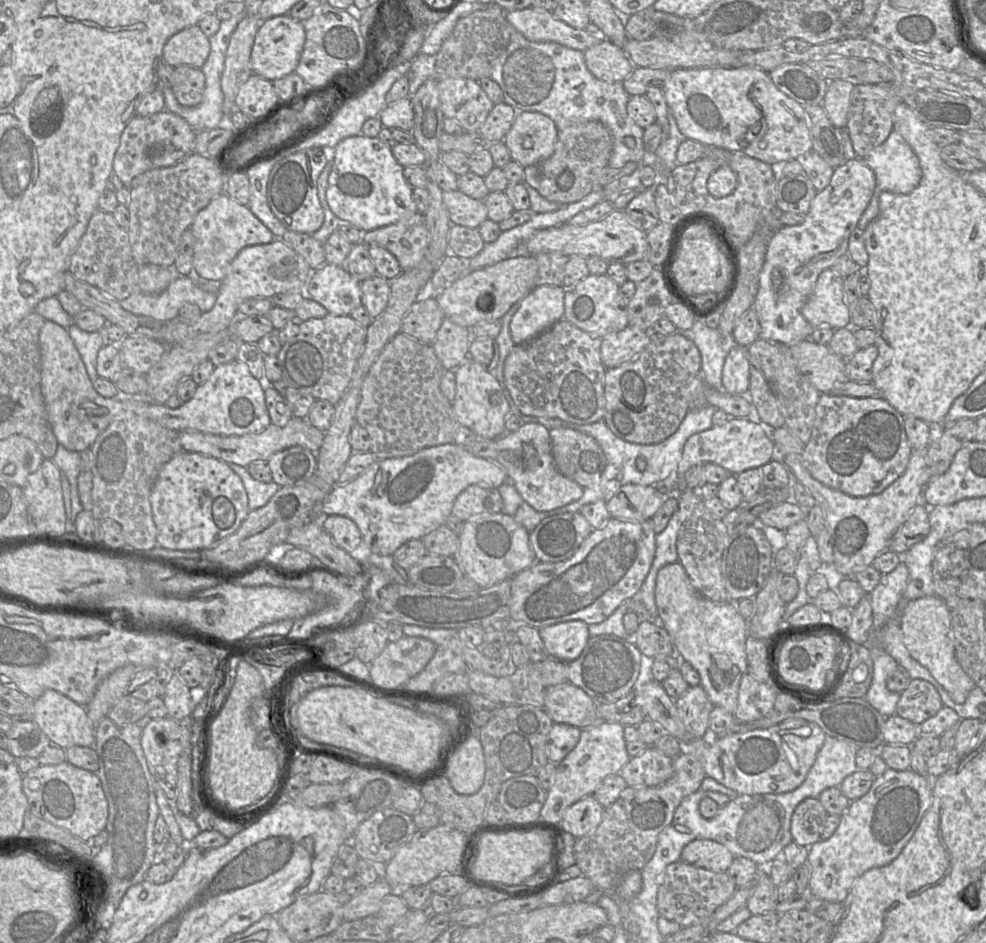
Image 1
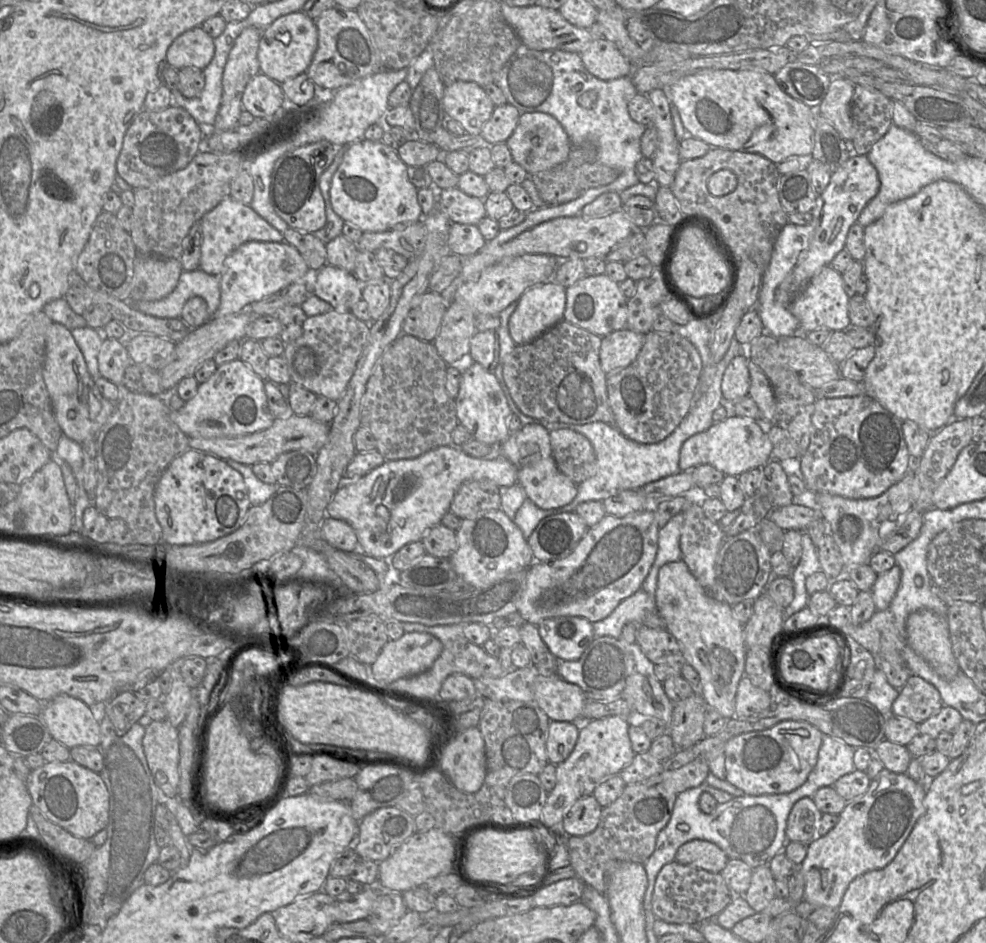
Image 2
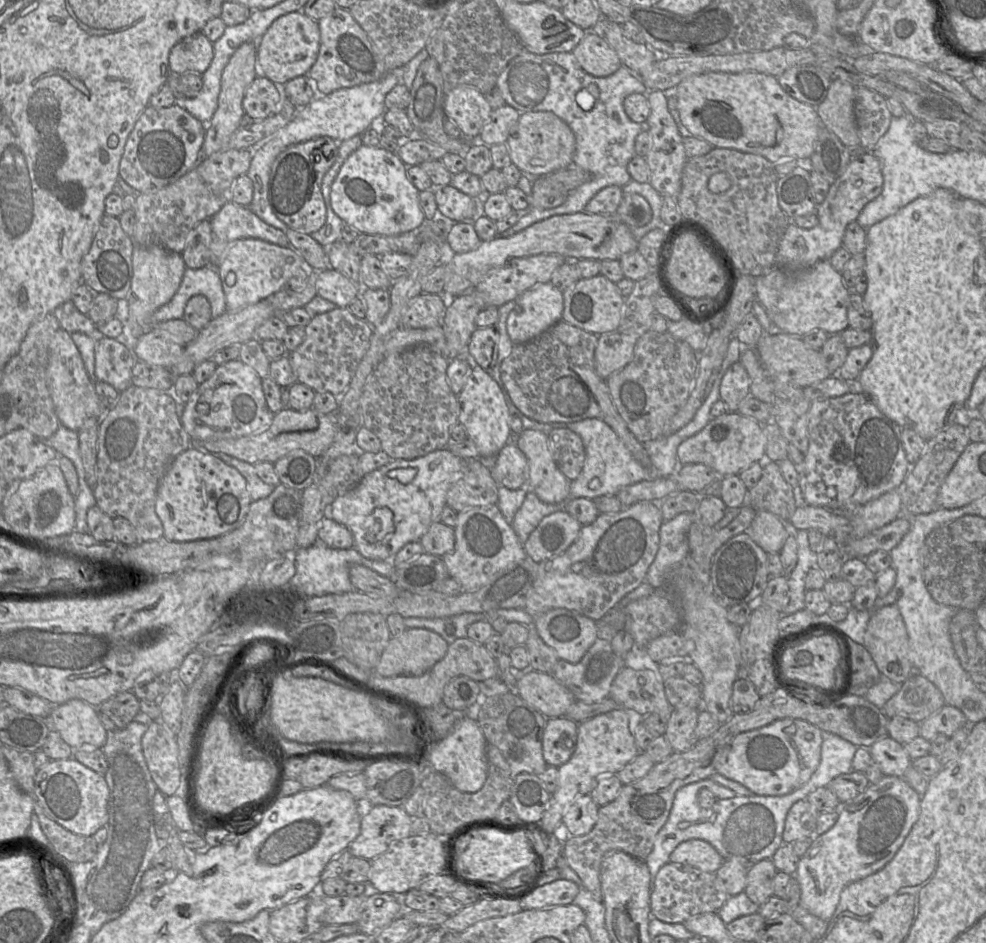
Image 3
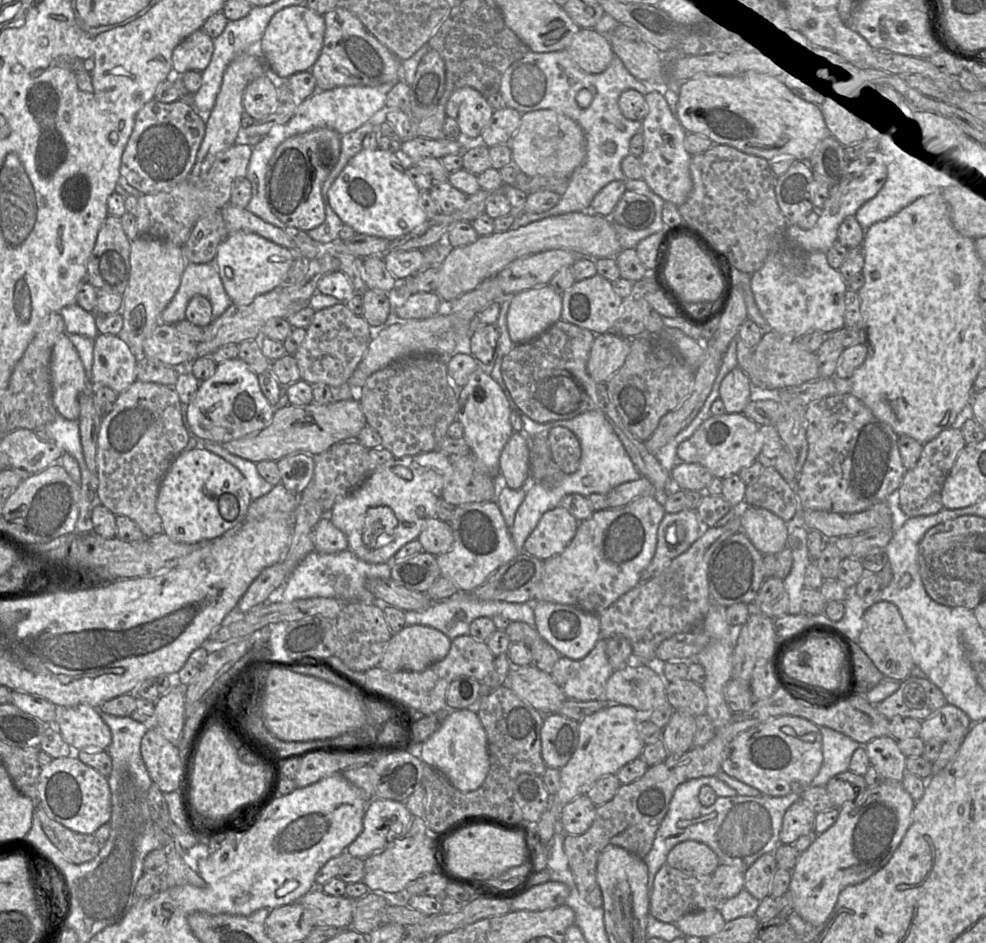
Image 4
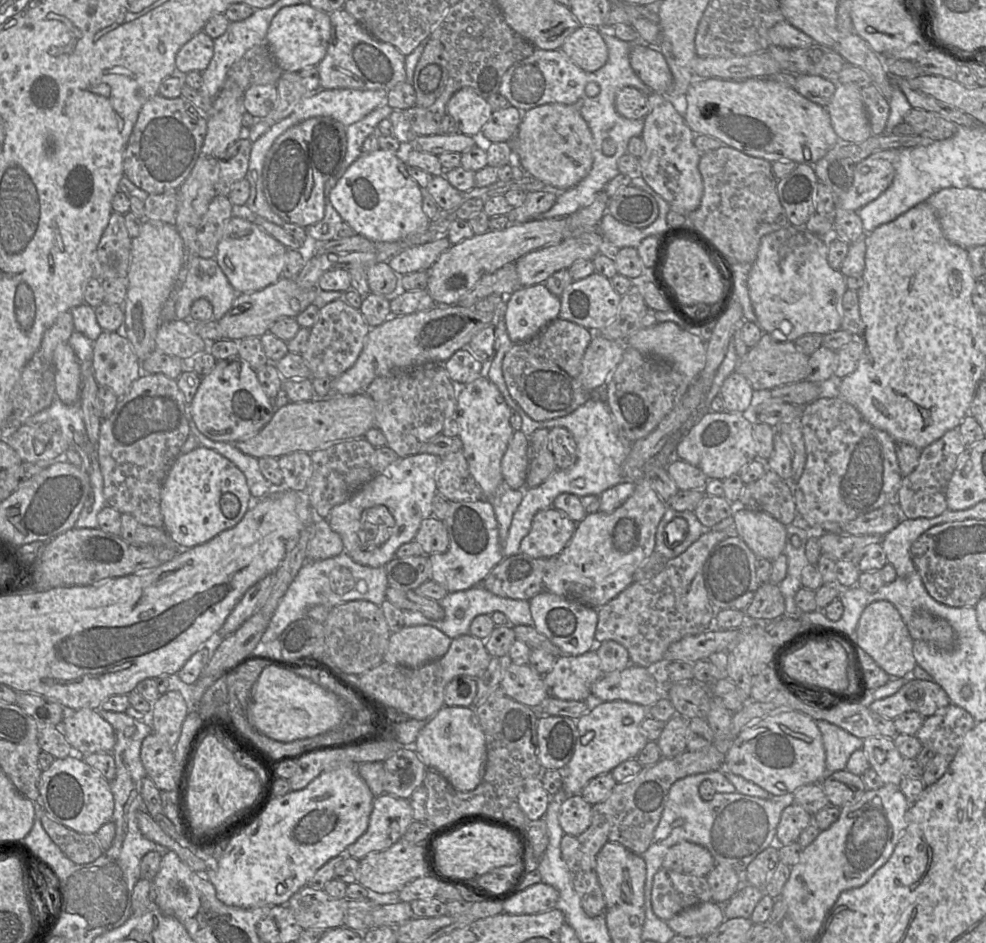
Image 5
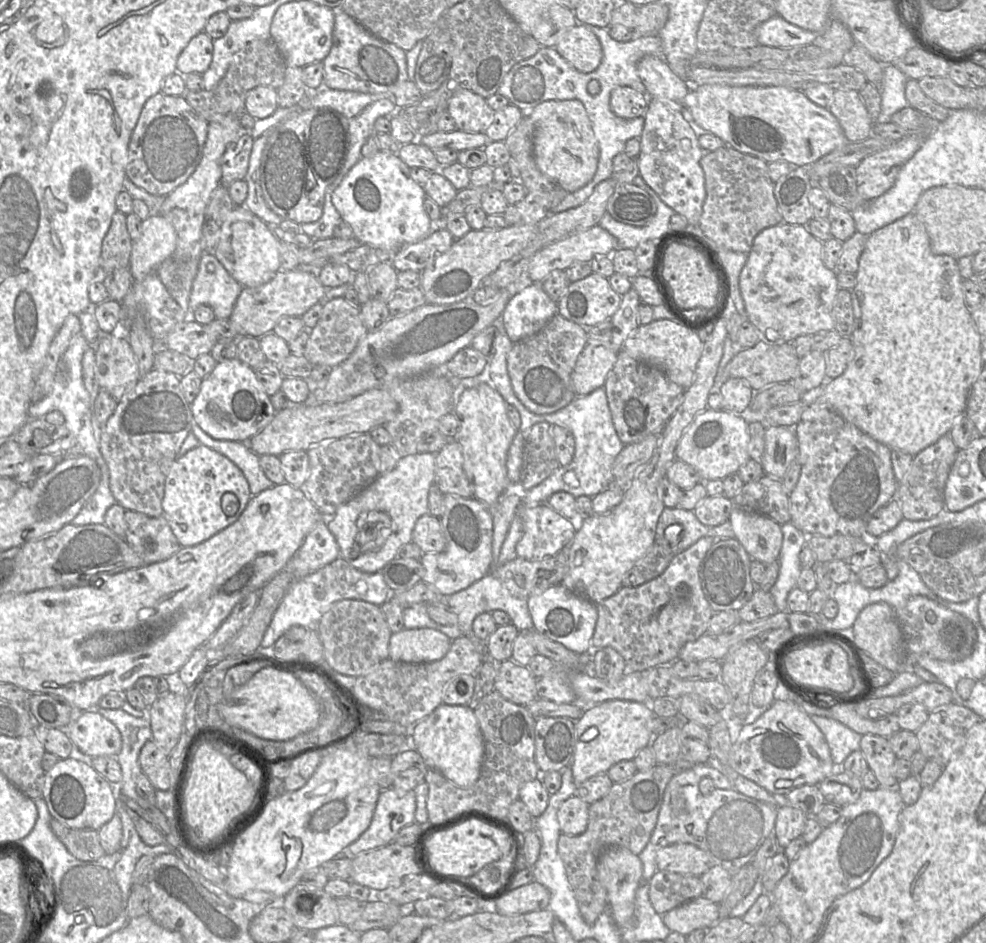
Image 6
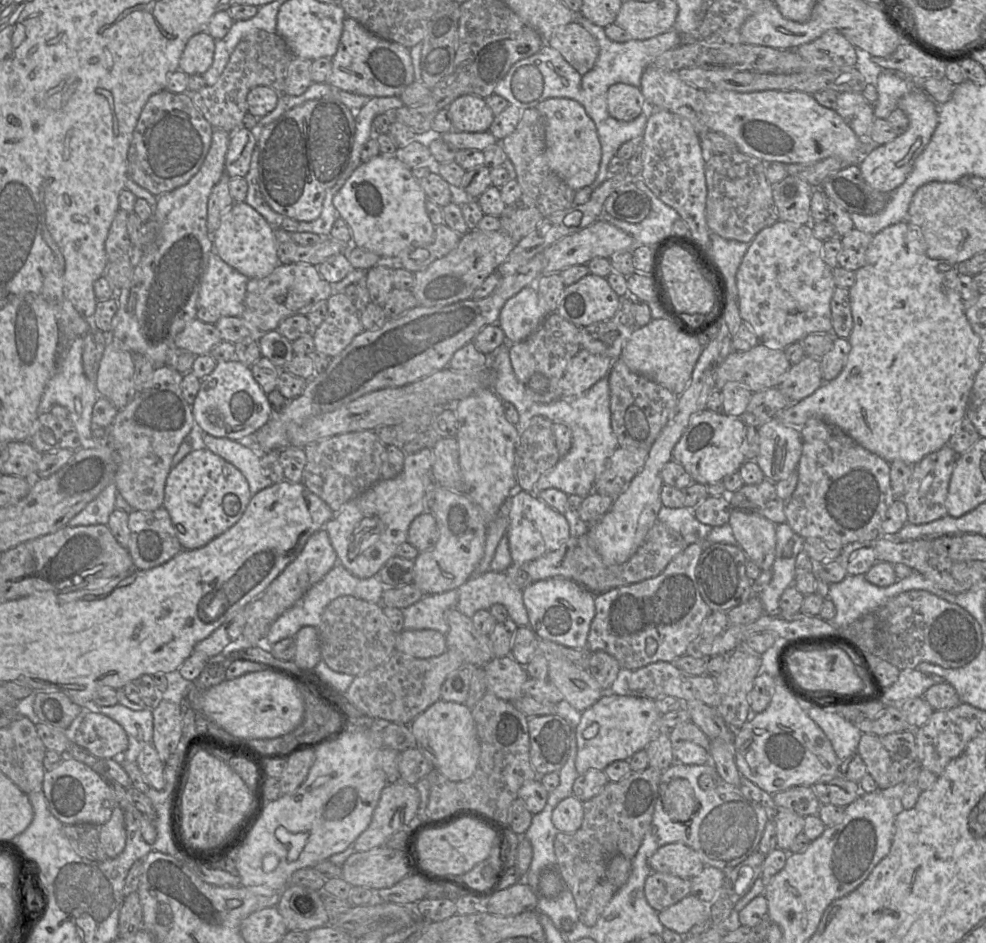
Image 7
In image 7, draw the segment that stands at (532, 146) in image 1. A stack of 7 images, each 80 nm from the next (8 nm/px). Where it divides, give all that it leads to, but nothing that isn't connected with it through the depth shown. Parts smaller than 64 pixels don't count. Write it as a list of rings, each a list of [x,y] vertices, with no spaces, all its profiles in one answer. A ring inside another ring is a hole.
[[[548,98],[535,108],[545,120],[545,153],[549,168],[575,191],[592,184],[599,170],[601,145],[596,126],[584,107],[573,99]]]

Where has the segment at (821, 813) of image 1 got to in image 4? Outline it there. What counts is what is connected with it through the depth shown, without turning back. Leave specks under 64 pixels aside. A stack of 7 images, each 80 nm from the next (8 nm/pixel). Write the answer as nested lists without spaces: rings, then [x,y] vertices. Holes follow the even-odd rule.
[[[801,799],[793,803],[784,814],[779,834],[780,843],[794,845],[798,838],[814,831],[816,814]]]

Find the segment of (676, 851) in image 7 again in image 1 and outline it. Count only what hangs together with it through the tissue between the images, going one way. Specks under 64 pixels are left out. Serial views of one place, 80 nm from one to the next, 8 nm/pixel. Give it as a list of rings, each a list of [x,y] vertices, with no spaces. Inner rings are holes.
[[[695,839],[681,853],[681,861],[716,873],[726,872],[733,859],[724,845],[711,839]]]

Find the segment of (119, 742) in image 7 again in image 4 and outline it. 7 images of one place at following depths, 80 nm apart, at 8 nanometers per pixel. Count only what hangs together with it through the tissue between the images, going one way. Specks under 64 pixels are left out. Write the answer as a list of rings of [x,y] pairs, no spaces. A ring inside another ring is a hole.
[[[87,704],[59,708],[55,727],[70,746],[71,758],[81,750],[106,750],[111,743],[109,727],[98,710]]]

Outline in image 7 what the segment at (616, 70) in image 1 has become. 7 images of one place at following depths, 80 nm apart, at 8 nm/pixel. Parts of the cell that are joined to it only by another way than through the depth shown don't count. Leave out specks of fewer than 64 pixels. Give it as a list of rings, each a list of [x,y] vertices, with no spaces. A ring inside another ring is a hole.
[[[575,21],[558,28],[546,43],[557,50],[580,74],[588,73],[594,67],[599,55],[599,44],[595,37]]]

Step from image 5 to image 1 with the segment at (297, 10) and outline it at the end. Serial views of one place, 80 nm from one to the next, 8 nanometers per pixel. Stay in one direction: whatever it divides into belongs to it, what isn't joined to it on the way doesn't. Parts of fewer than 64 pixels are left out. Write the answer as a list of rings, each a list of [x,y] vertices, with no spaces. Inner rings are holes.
[[[289,15],[275,16],[262,20],[251,50],[252,73],[272,81],[294,73],[304,47],[303,24]]]

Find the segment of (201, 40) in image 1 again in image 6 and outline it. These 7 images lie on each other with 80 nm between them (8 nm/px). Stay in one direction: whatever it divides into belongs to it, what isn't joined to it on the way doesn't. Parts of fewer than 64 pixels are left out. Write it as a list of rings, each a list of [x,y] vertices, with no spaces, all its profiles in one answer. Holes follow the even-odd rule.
[[[204,31],[194,36],[183,49],[176,62],[177,73],[187,76],[190,73],[203,74],[213,57],[213,39]]]

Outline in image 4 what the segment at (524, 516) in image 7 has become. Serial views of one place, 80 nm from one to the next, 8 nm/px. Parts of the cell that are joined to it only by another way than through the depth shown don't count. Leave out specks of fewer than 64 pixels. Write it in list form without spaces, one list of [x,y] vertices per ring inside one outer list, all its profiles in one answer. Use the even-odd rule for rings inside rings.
[[[558,506],[540,518],[526,539],[523,552],[546,561],[560,554],[576,535],[579,521]]]

